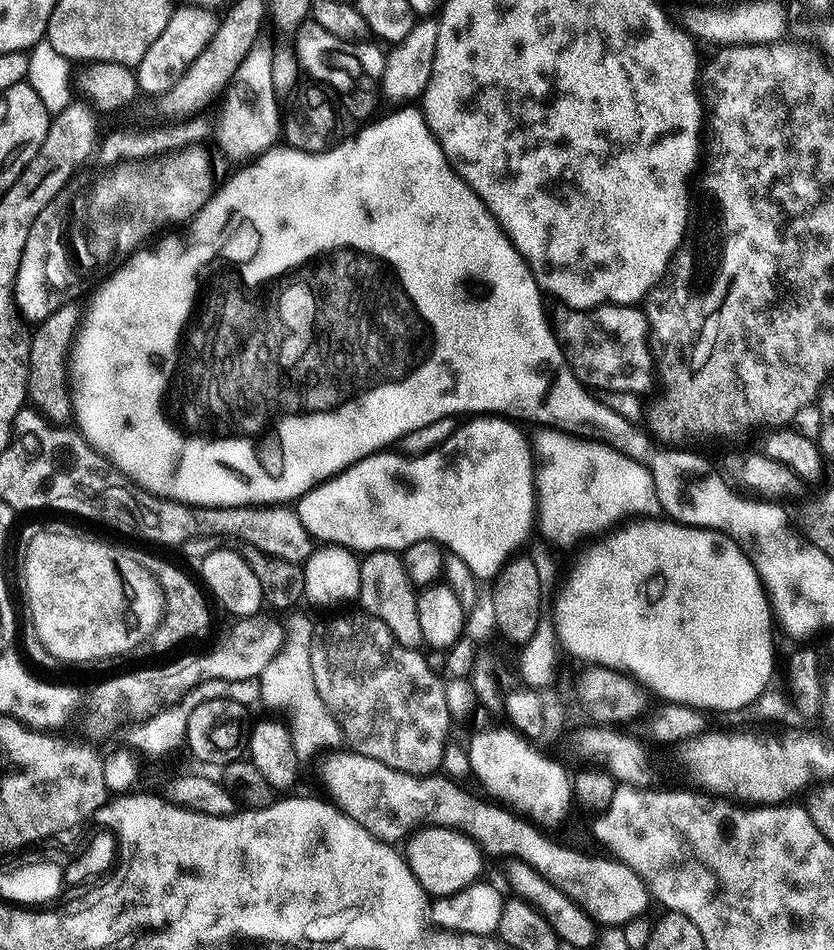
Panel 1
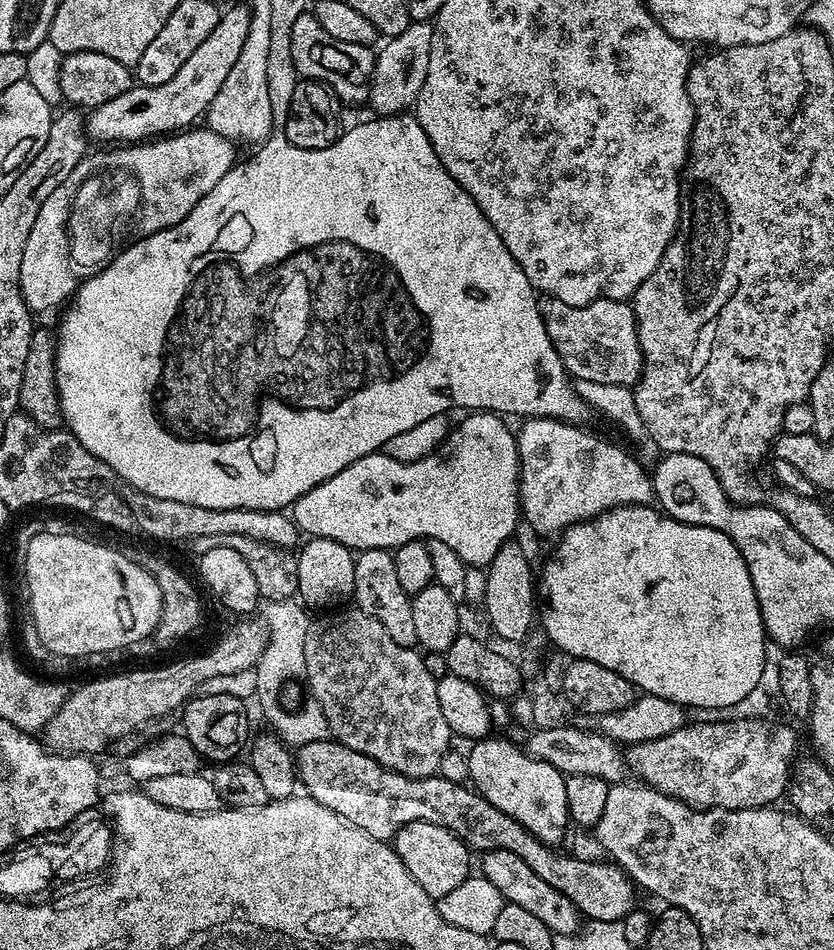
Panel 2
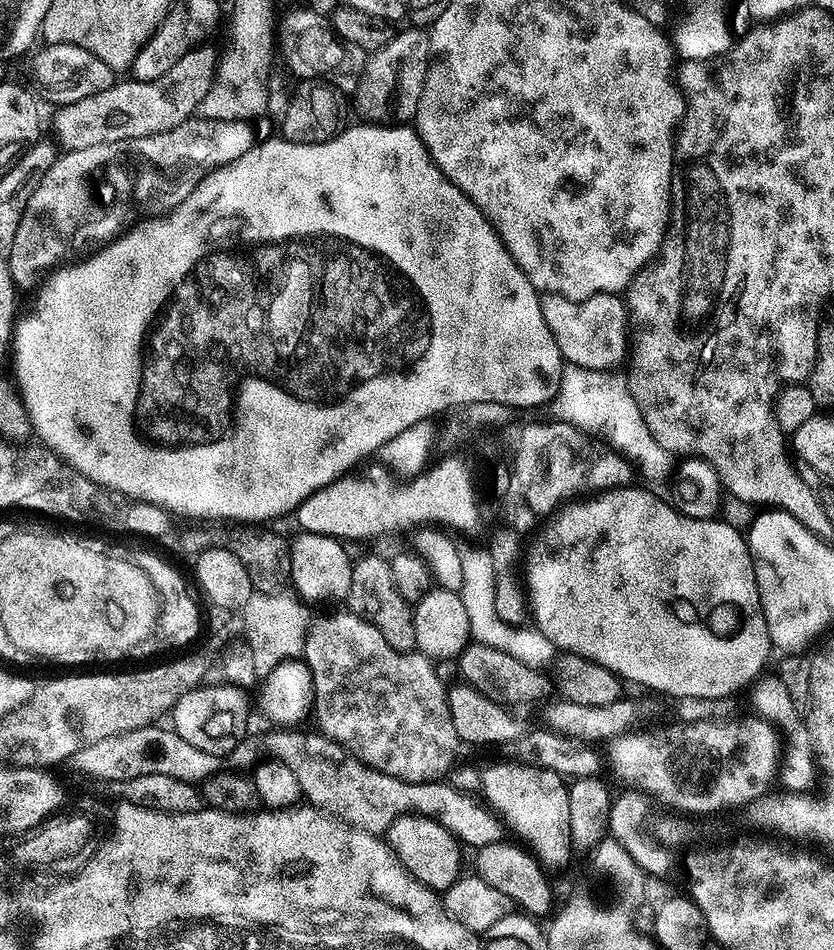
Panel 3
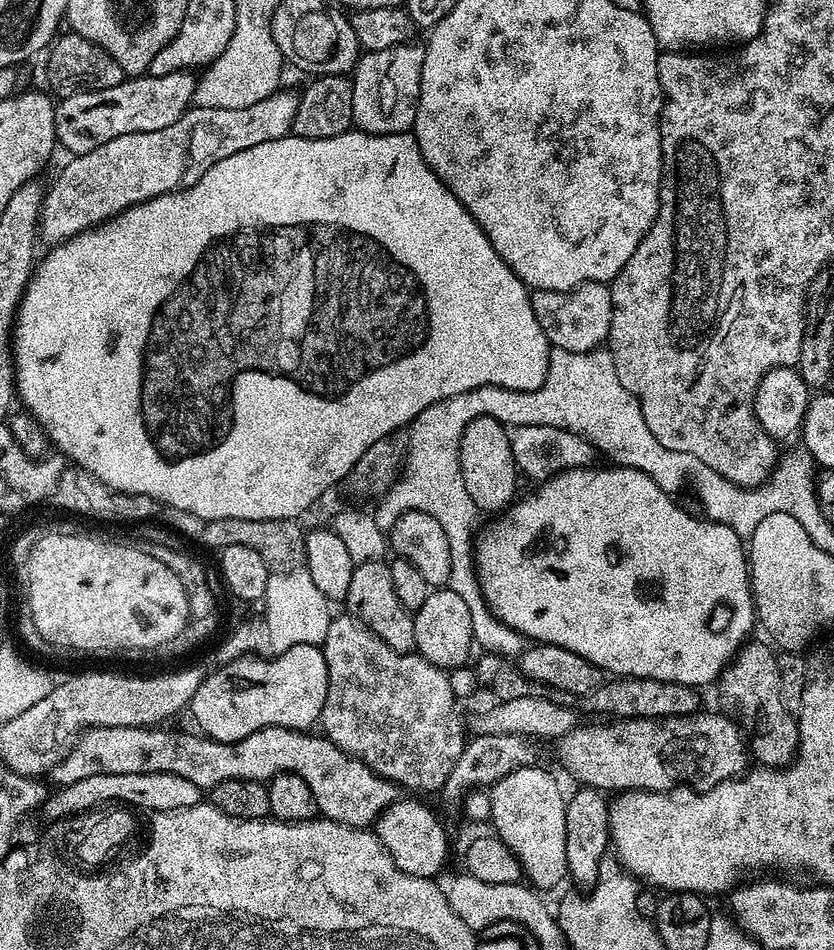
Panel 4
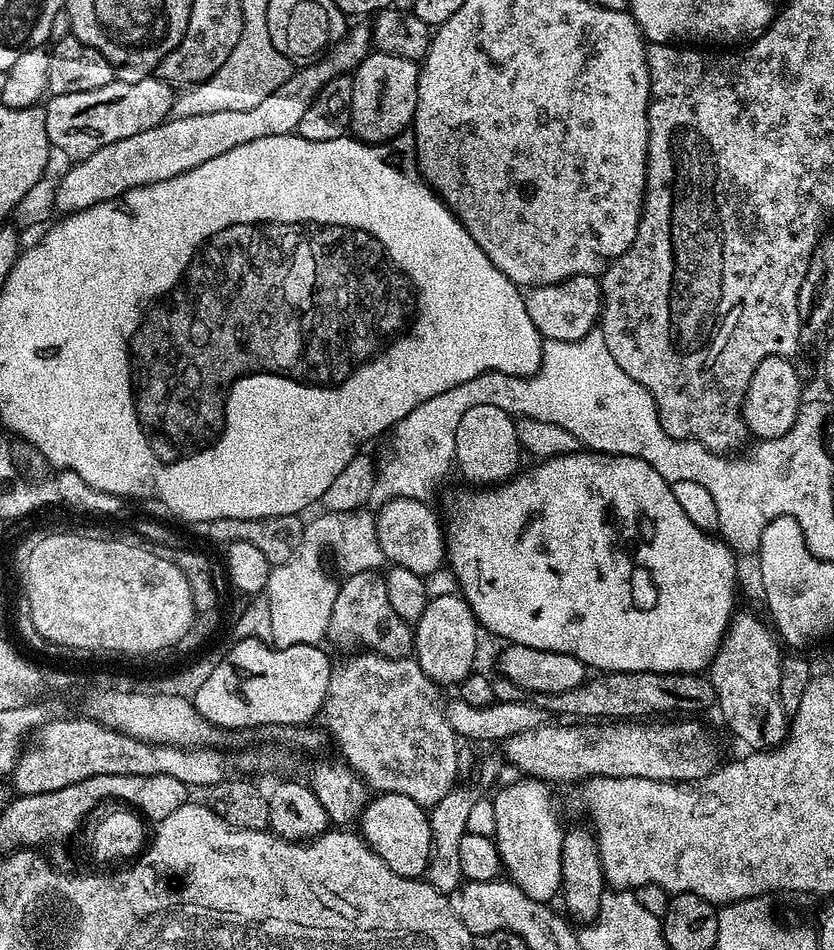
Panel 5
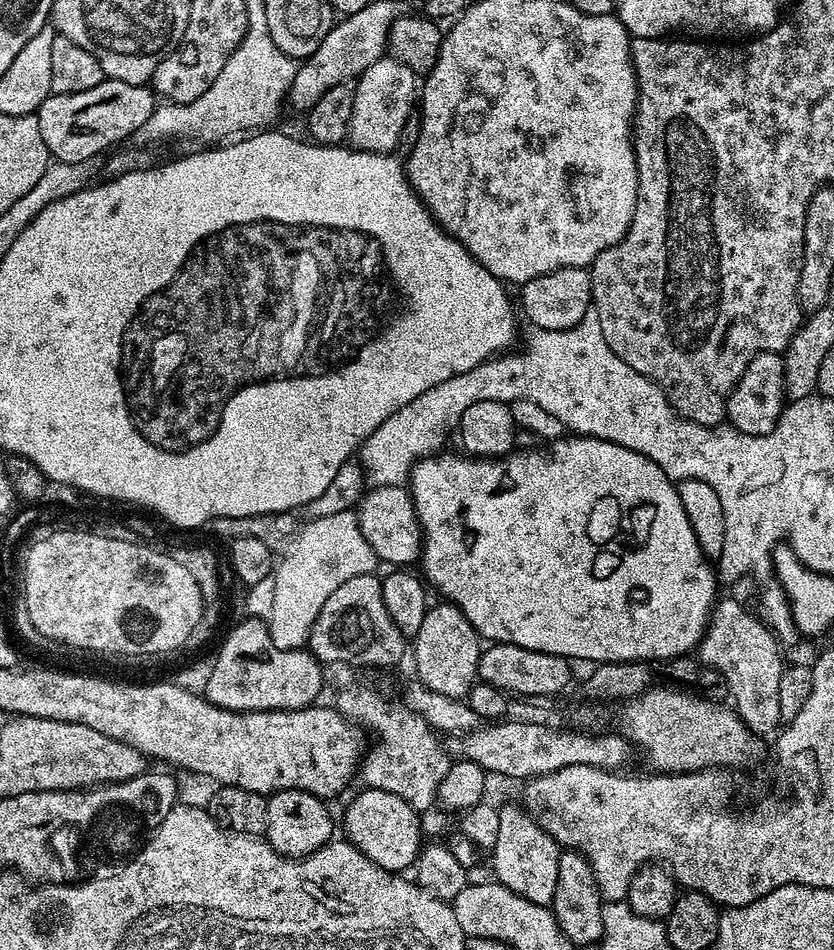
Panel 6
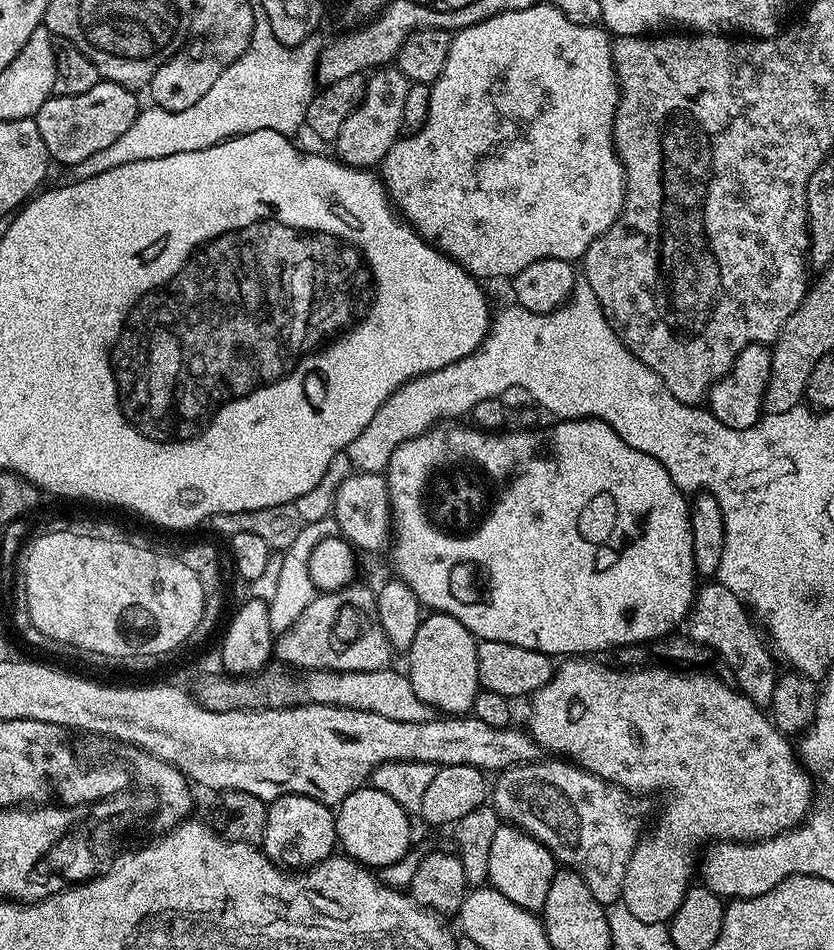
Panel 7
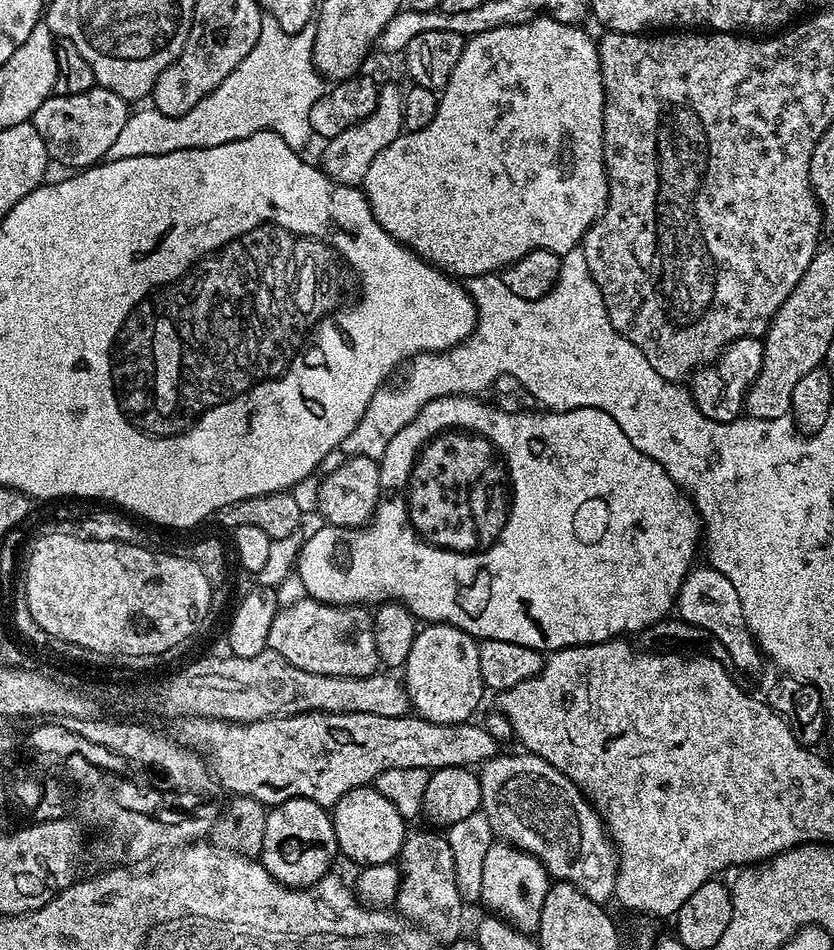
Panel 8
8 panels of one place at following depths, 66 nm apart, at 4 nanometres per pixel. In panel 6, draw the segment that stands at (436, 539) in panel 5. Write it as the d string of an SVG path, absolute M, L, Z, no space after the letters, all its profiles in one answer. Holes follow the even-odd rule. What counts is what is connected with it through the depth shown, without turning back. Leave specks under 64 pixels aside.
M391 484L365 491L355 509L358 526L380 562L388 566L412 566L422 556L420 523L412 505L412 498L404 486Z

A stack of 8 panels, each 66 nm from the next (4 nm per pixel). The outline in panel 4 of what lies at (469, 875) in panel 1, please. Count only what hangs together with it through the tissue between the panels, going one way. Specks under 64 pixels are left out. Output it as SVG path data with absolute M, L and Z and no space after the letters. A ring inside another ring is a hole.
M401 798L386 809L381 816L376 819L374 831L380 844L388 851L390 858L406 874L414 878L426 878L427 880L439 877L439 872L443 870L444 863L448 860L448 832L440 825L440 820L424 804L419 804L419 799Z

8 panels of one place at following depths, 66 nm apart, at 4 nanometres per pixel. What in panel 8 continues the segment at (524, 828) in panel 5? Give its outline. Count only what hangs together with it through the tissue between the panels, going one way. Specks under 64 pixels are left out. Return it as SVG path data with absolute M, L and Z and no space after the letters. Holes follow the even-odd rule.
M494 842L486 854L482 869L482 894L479 903L485 904L489 913L495 914L502 920L507 920L519 932L529 934L539 933L542 918L542 902L546 902L546 894L550 887L550 877L542 862L530 853L523 852L507 842Z

